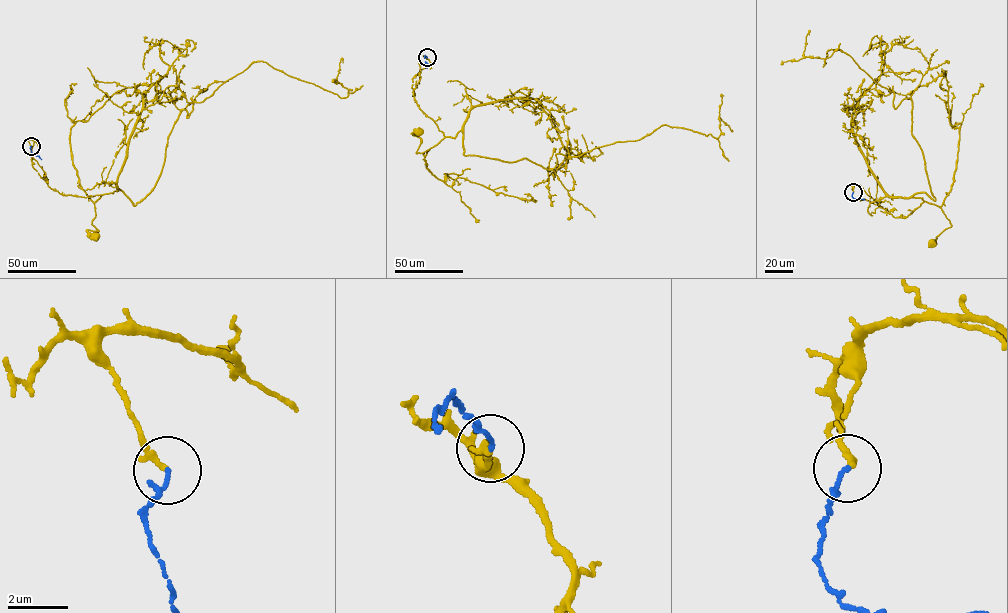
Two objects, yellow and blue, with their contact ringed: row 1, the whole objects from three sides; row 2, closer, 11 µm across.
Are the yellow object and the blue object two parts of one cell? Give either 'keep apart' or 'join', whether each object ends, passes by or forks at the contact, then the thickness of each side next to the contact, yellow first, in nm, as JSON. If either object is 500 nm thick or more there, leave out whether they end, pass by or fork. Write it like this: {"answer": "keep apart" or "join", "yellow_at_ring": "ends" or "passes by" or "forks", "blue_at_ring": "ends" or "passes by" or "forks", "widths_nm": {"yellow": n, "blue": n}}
{"answer": "join", "yellow_at_ring": "ends", "blue_at_ring": "passes by", "widths_nm": {"yellow": 200, "blue": 90}}

